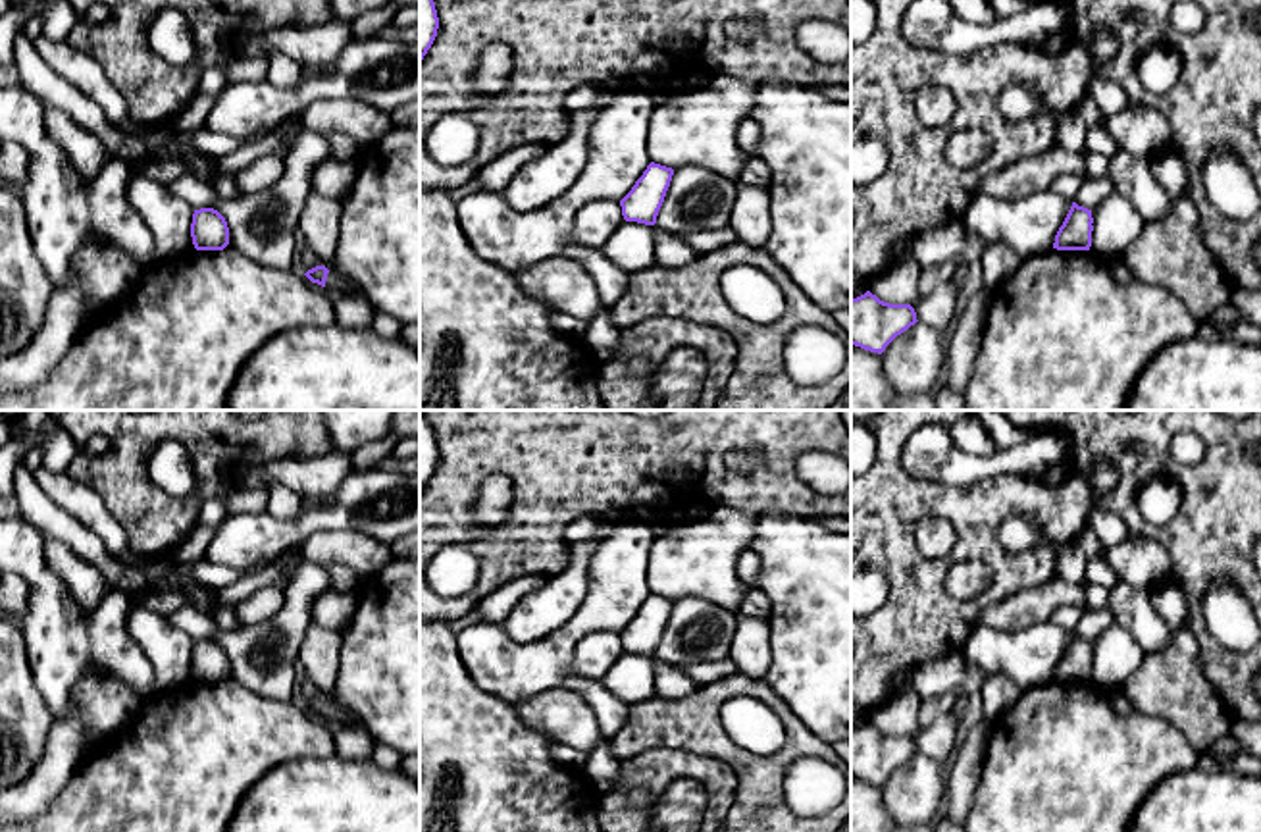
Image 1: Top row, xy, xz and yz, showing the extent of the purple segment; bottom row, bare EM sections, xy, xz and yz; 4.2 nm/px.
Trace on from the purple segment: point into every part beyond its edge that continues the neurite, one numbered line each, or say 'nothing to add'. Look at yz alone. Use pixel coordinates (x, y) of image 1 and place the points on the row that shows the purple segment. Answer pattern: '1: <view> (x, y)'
nothing to add

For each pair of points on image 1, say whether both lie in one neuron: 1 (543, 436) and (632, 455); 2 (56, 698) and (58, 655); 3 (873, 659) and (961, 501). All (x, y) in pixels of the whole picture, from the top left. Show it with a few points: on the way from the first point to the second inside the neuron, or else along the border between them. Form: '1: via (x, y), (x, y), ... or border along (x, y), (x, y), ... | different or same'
1: via (565, 442), (582, 455), (611, 455) | same
2: via (56, 688), (56, 665) | same
3: via (911, 621), (919, 613), (919, 590), (963, 540) | same

